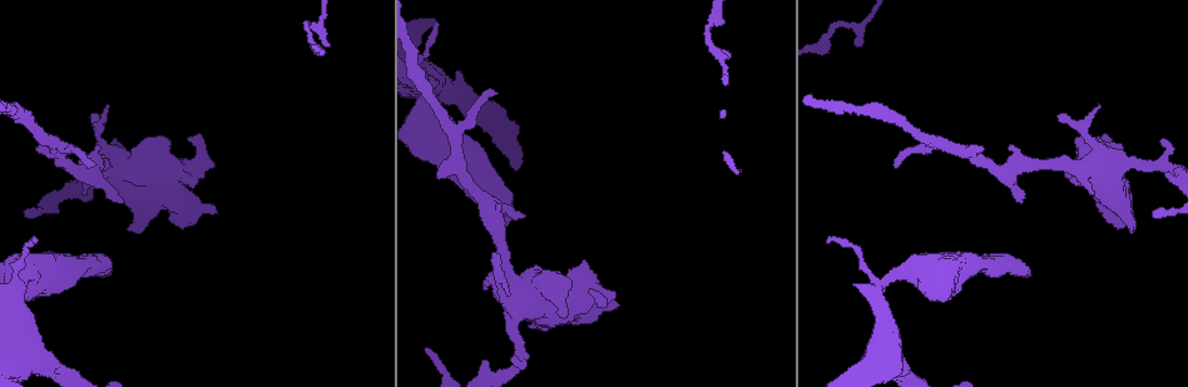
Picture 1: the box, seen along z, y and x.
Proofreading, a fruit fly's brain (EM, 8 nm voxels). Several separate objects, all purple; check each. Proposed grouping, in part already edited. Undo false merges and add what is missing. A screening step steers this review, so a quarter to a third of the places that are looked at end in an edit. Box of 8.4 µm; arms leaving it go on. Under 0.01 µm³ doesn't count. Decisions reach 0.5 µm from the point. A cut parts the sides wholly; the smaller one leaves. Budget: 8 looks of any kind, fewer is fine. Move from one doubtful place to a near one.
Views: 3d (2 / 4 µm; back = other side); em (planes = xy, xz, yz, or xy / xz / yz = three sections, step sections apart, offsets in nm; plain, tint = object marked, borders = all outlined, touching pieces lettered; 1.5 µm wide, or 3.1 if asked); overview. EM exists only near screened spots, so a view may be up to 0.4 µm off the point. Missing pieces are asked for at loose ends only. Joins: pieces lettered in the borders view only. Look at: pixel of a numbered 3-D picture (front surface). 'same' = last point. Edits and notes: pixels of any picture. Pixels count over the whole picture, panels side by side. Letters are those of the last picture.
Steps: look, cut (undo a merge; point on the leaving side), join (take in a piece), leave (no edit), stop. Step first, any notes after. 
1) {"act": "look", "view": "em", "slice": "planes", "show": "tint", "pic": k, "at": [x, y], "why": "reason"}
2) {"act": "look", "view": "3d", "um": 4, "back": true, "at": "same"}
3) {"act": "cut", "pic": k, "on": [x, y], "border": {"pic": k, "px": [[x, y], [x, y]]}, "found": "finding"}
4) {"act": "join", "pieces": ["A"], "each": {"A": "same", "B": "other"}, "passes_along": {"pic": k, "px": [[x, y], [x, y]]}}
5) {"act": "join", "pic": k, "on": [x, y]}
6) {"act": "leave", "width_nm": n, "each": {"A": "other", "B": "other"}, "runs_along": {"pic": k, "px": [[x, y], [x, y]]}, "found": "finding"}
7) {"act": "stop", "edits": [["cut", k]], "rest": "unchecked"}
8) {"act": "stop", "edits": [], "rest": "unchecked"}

{"act": "look", "view": "em", "slice": "planes", "show": "borders", "pic": 1, "at": [886, 283], "why": "small branch off a trunk"}

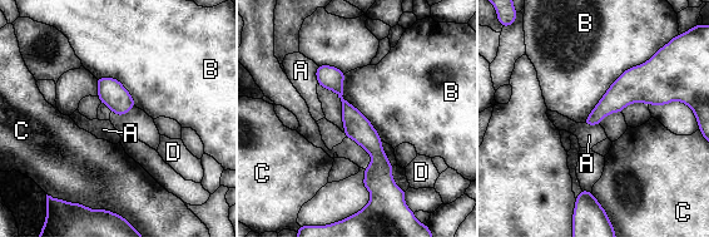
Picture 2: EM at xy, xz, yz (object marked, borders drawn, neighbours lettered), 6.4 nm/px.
{"act": "leave", "longest_contact_nm": ["B", 650], "each": {"A": "other", "B": "other", "C": "other", "D": "other"}, "border": {"pic": 2, "px": [[317, 65], [316, 83]]}, "found": "continuous, no second neuron"}

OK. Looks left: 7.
{"act": "look", "view": "3d", "um": 4, "pic": 1, "at": [1020, 202], "why": "an open end"}

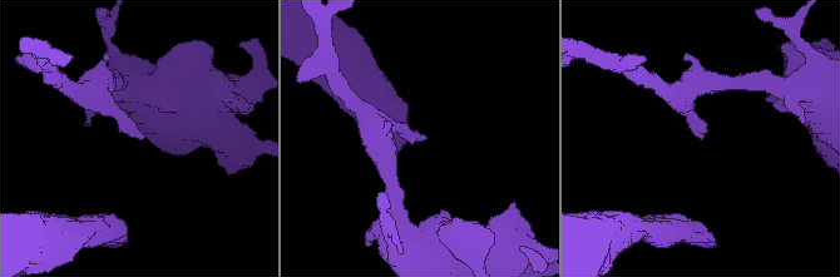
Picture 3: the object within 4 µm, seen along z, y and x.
{"act": "look", "view": "em", "slice": "xz", "step": 8, "show": "tint", "pic": 3, "at": [702, 138]}

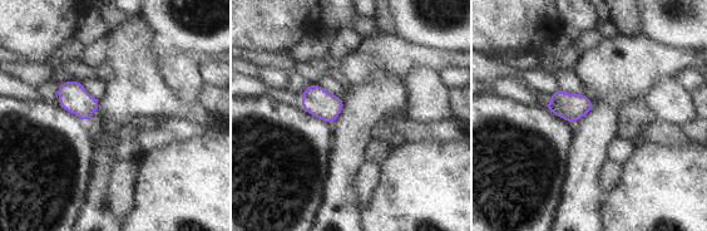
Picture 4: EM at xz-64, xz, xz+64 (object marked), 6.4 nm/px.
{"act": "look", "view": "em", "slice": "planes", "show": "borders", "at": "same"}

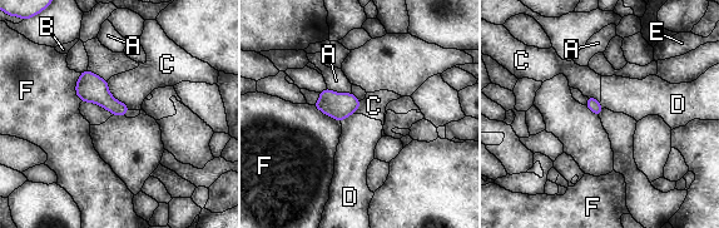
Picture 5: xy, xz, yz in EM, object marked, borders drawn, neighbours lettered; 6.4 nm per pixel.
{"act": "leave", "each": {"A": "other", "B": "other", "C": "other", "D": "other", "E": "other", "F": "other"}, "found": "none of them fits"}

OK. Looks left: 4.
{"act": "look", "view": "em", "slice": "planes", "show": "plain", "pic": 1, "at": [439, 177], "why": "branch stops here"}

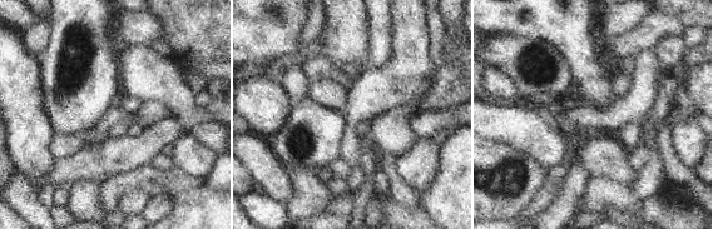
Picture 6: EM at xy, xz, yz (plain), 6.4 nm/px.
{"act": "look", "view": "em", "slice": "planes", "show": "borders", "at": "same", "why": "what lies round it"}

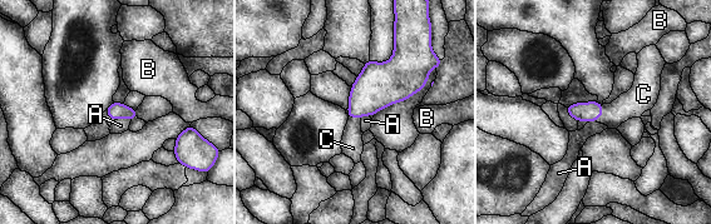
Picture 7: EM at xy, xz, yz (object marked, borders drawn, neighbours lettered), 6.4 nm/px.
{"act": "join", "pieces": ["C"], "each": {"A": "other", "B": "other", "C": "same"}, "passes_along": {"pic": 7, "px": [[582, 112], [602, 113], [638, 99]]}, "found": "it goes on there"}

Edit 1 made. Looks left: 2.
{"act": "stop", "edits": [["join", 7]], "rest": "unchecked"}

